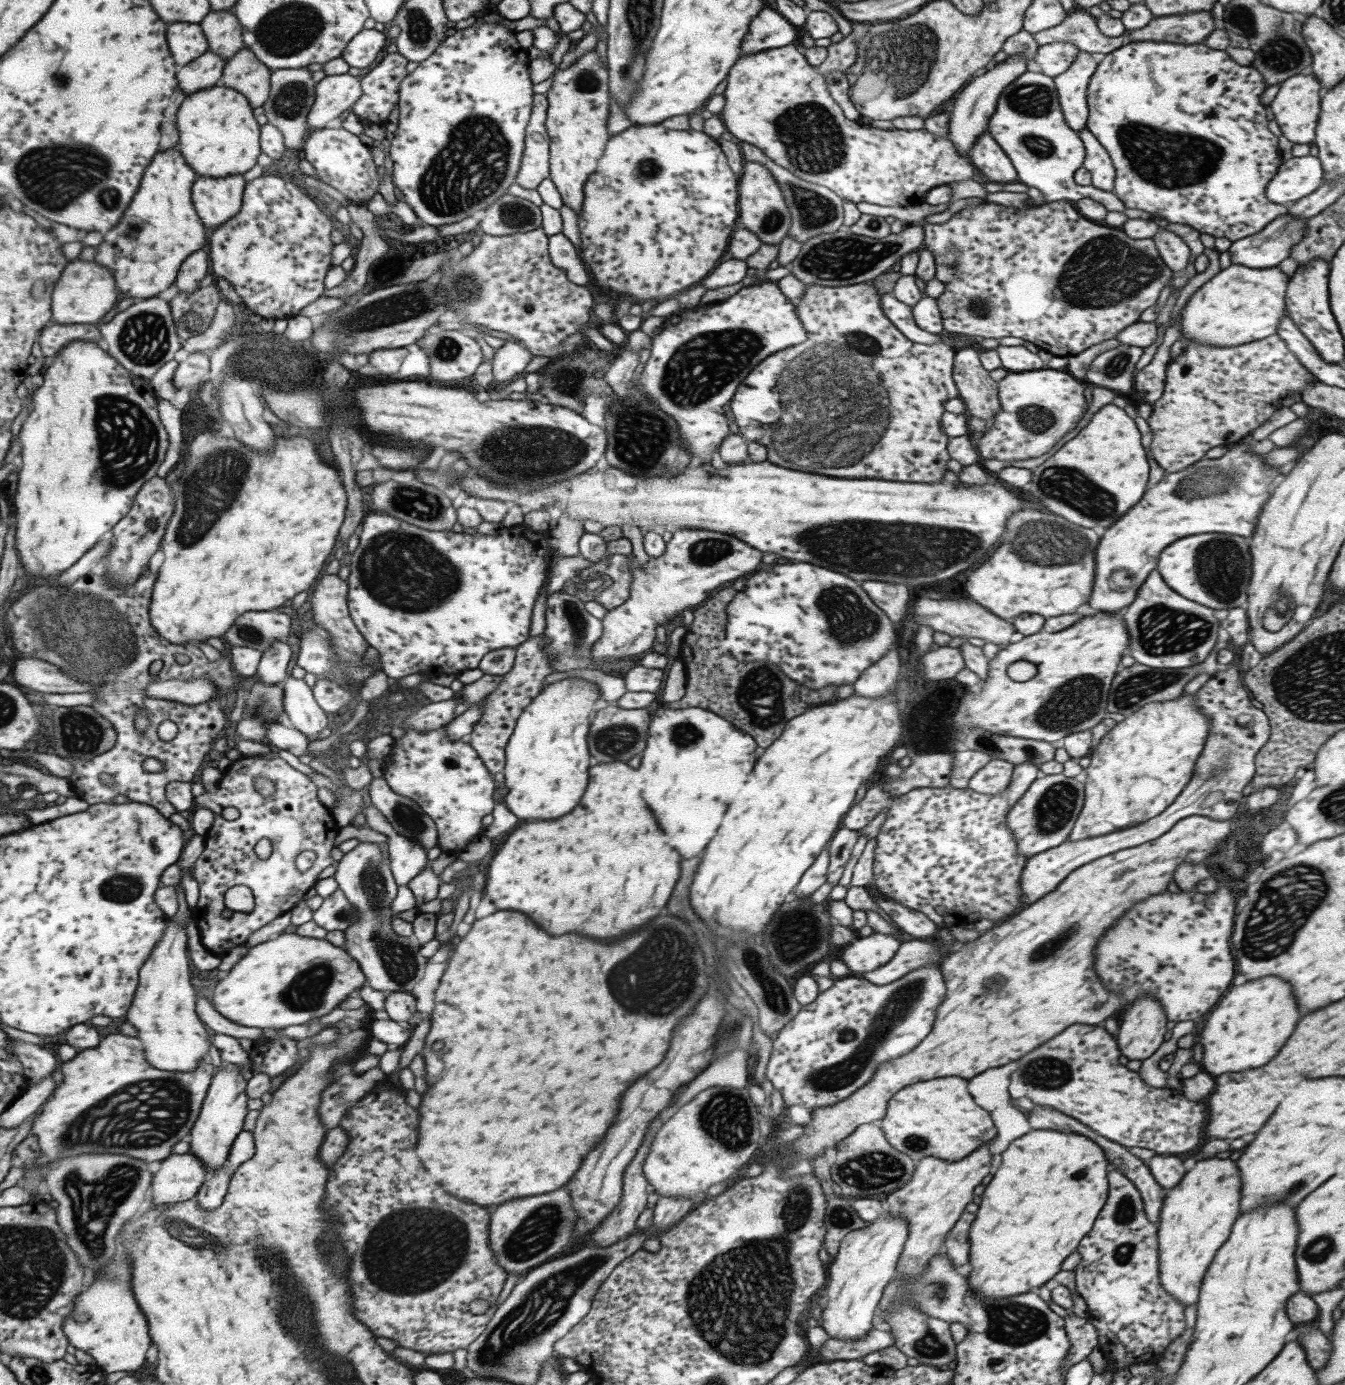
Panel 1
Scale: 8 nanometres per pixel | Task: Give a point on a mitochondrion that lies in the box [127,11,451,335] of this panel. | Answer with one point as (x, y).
(292, 98)

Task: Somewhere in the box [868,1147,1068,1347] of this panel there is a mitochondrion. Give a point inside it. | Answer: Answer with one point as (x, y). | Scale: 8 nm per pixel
(937, 1289)

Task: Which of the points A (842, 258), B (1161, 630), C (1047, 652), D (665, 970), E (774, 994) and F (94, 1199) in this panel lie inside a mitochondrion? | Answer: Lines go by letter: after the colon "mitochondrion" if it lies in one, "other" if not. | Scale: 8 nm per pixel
A: mitochondrion
B: mitochondrion
C: other
D: mitochondrion
E: mitochondrion
F: mitochondrion

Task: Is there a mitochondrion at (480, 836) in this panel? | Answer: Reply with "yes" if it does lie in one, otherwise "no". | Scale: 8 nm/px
no

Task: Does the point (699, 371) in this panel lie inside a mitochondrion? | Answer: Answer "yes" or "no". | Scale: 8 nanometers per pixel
yes

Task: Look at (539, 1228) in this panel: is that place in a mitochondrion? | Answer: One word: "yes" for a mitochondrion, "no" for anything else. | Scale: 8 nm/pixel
yes

